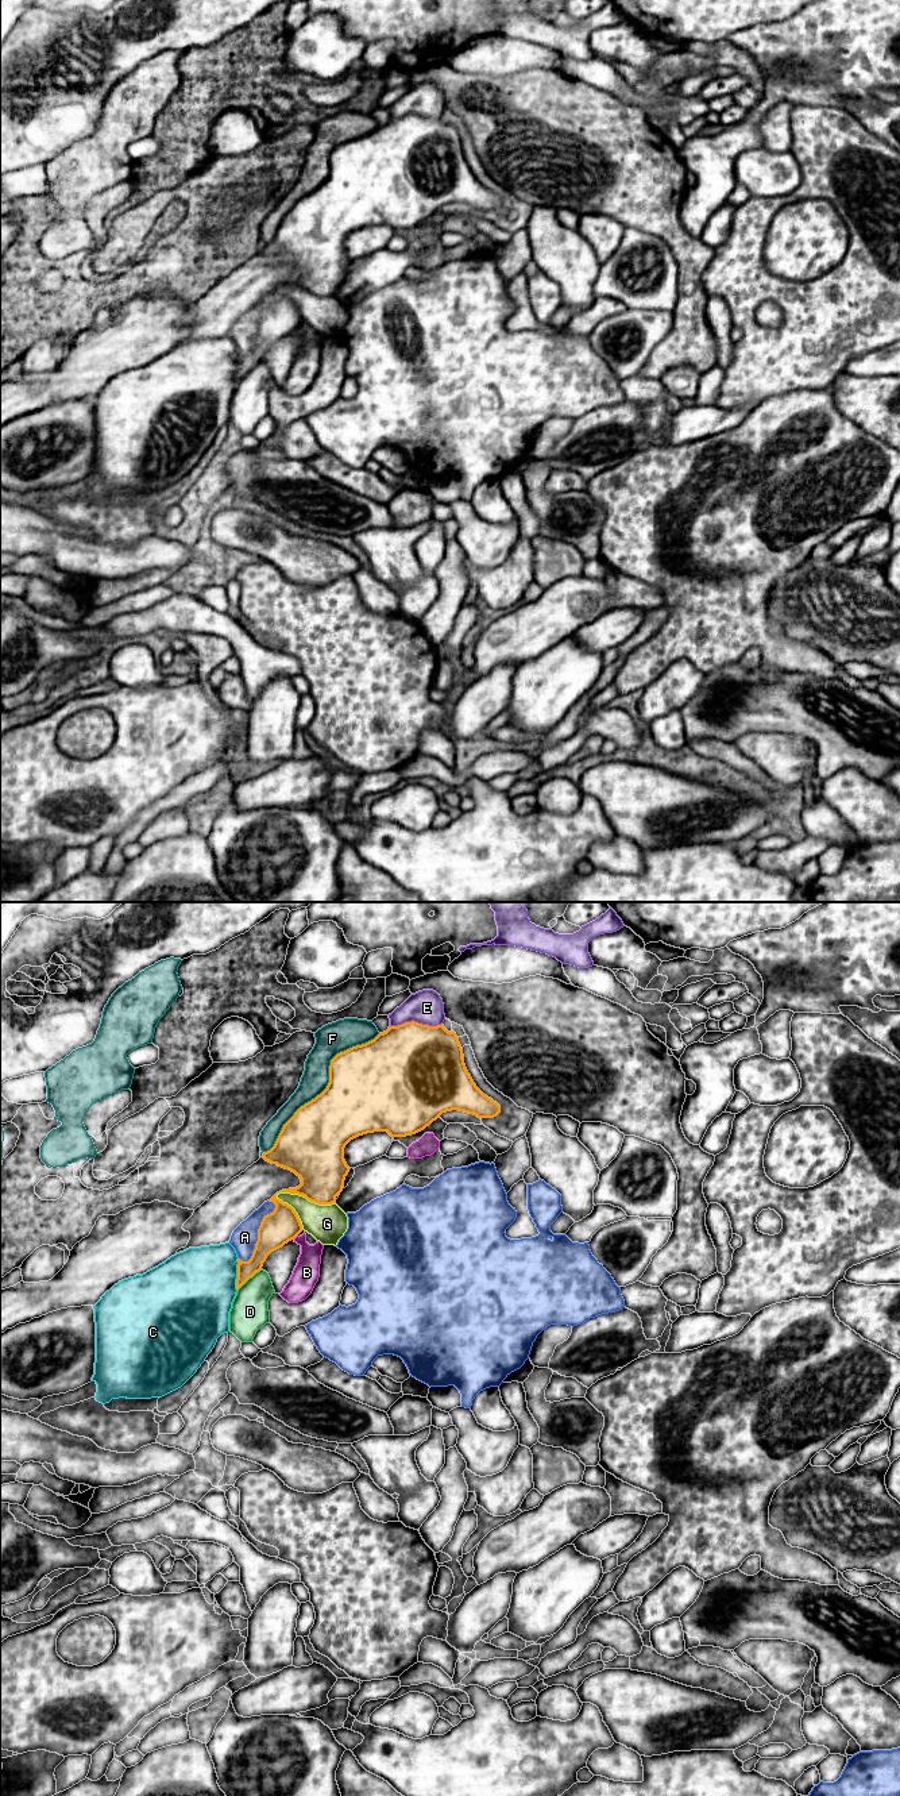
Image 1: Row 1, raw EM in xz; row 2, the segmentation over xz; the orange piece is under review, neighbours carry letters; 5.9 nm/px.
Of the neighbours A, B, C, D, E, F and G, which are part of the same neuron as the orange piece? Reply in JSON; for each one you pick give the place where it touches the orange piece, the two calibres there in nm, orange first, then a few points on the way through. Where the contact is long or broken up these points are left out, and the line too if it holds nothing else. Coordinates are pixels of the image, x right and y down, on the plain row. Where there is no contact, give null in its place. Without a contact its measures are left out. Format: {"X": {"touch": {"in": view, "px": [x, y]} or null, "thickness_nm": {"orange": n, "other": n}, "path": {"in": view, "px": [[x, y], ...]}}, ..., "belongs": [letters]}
{"belongs": []}

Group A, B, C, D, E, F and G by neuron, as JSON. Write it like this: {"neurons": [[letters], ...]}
{"neurons": [["A"], ["B"], ["C"], ["D"], ["E"], ["F"], ["G"]]}

